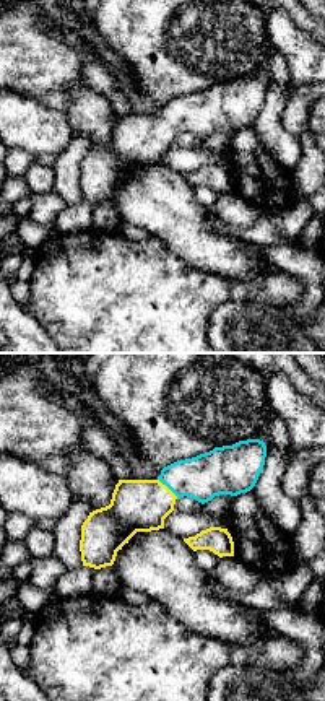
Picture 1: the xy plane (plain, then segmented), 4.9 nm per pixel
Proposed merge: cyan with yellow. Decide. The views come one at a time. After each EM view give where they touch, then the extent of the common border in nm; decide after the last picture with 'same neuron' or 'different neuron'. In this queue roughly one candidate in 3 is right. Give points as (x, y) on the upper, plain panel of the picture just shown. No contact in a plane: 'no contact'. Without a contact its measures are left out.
contact (168, 122); length 140 nm

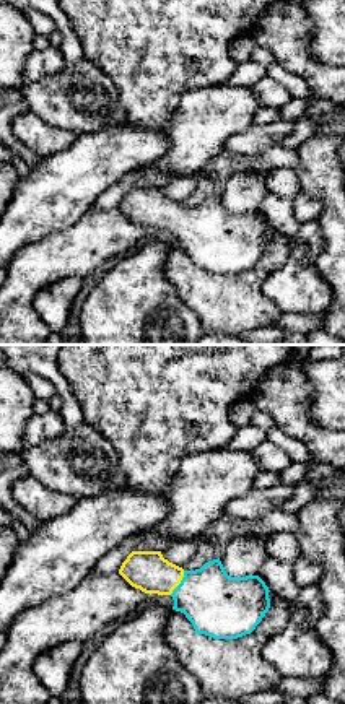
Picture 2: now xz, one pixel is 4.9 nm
contact (181, 218); length 140 nm

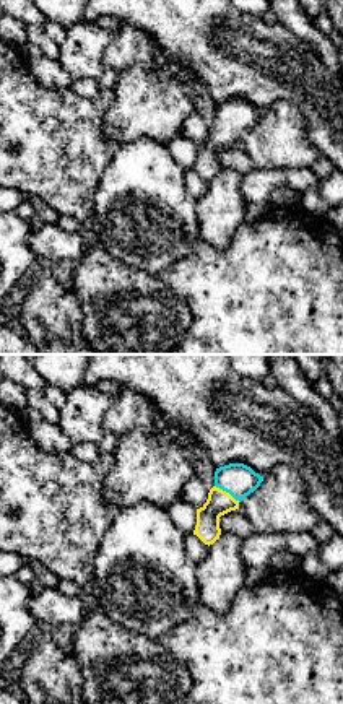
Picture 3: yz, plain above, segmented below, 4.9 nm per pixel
contact (228, 127); length 150 nm

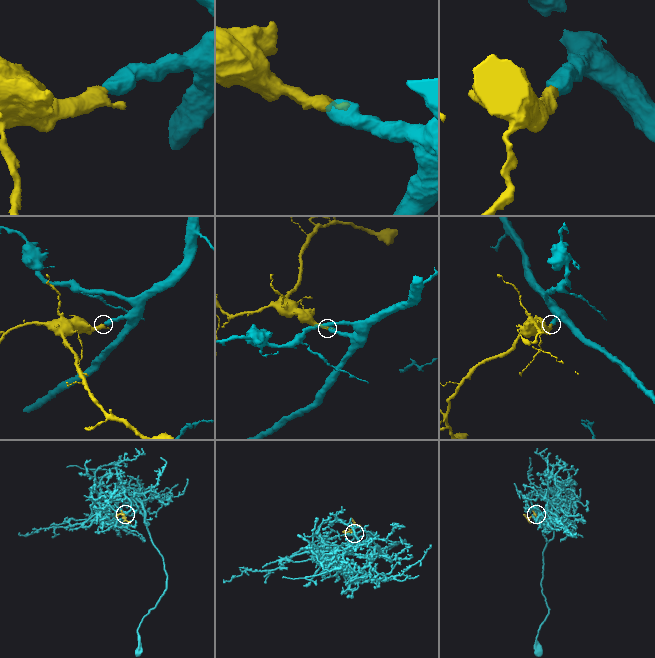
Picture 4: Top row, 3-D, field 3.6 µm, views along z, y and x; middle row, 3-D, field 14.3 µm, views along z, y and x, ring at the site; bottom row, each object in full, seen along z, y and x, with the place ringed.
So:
same neuron

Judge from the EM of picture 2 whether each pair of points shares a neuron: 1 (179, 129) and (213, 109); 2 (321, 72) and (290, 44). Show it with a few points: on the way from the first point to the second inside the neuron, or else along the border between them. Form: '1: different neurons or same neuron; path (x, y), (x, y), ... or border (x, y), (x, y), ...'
1: same neuron; path (187, 129), (194, 129), (205, 117)
2: same neuron; path (313, 69), (296, 52)

